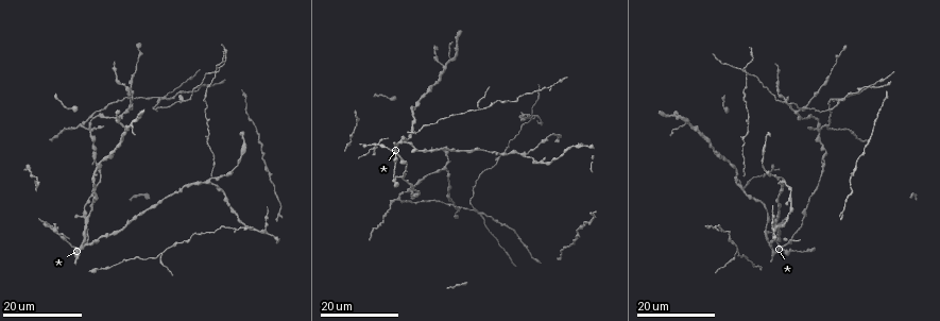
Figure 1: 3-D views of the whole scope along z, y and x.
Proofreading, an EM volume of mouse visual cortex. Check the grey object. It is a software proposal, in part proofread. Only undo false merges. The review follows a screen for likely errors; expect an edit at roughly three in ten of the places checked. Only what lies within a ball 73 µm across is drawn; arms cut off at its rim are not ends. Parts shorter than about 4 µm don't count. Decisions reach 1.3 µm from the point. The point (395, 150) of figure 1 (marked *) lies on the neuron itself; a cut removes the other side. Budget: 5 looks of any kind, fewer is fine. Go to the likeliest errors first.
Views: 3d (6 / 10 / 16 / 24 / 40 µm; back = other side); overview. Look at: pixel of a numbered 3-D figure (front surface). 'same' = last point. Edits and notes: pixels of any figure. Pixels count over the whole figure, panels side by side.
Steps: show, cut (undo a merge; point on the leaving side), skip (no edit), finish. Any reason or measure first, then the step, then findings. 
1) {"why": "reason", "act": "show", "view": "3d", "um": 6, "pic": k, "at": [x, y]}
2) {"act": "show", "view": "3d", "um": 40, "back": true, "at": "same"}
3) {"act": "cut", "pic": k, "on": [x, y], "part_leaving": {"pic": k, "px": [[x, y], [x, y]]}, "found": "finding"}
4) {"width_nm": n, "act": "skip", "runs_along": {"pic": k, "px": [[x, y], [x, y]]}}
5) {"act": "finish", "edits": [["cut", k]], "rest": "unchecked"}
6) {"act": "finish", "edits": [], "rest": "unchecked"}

{"why": "arms part here", "act": "show", "view": "3d", "um": 24, "pic": 1, "at": [479, 109]}

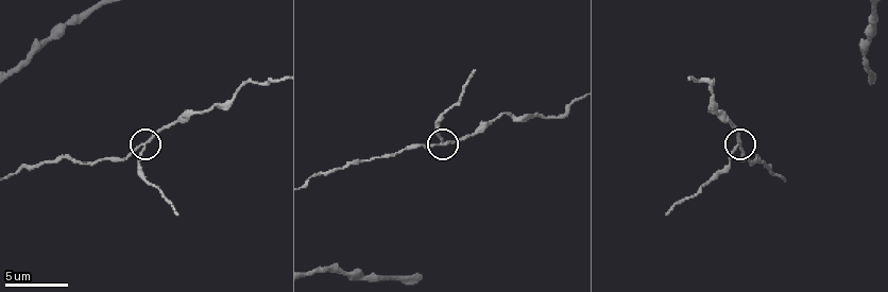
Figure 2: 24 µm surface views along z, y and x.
{"why": "zoom in", "act": "show", "view": "3d", "um": 10, "pic": 2, "at": [143, 143]}

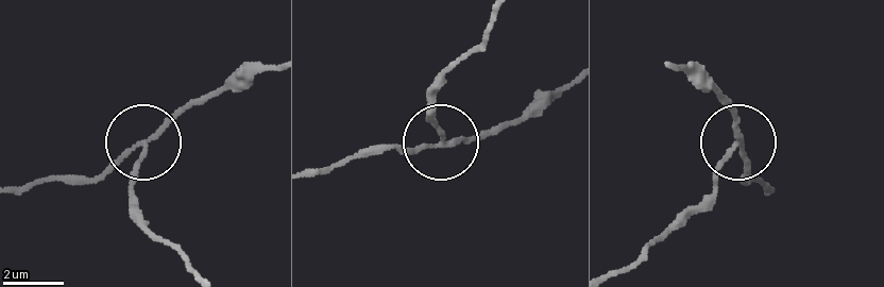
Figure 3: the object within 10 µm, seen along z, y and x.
{"width_nm": 140, "act": "cut", "pic": 3, "on": [130, 191], "part_leaving": {"pic": 3, "px": [[143, 153], [136, 206], [197, 273]]}, "found": "two neurons meet here"}

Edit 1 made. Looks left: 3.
{"why": "redraw", "act": "show", "view": "overview"}

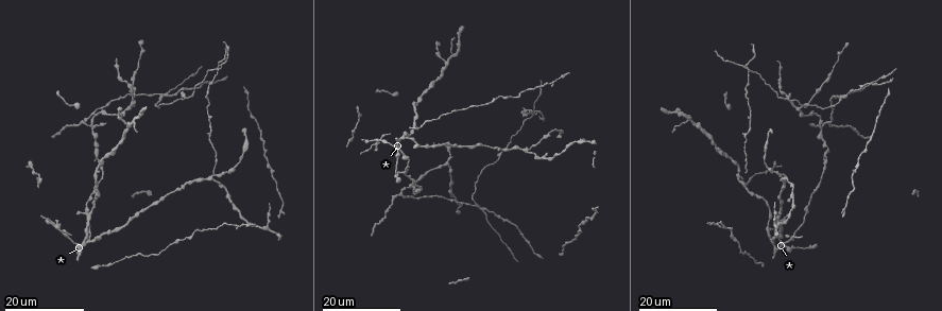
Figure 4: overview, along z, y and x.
{"why": "four-way junction", "act": "show", "view": "3d", "um": 16, "pic": 4, "at": [90, 127]}

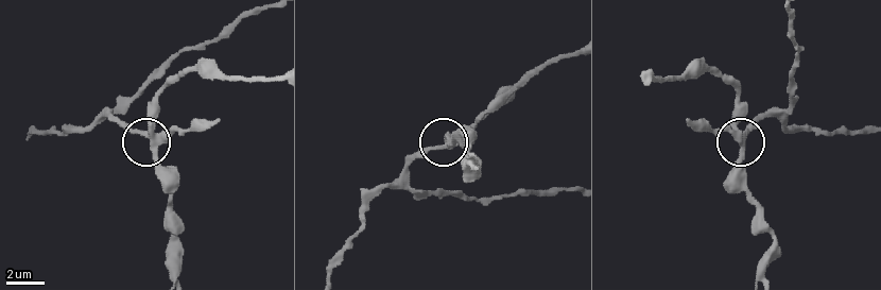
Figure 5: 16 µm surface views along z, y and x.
{"act": "show", "view": "3d", "um": 6, "pic": 5, "at": [150, 133]}

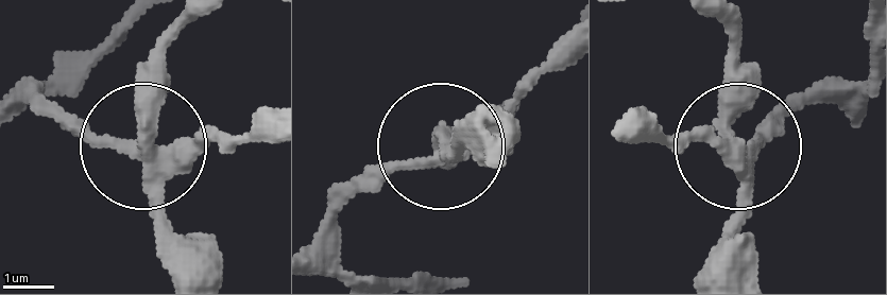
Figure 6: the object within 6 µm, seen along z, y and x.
{"arms": 4, "act": "cut", "pic": 6, "on": [214, 140], "part_leaving": {"pic": 6, "px": [[150, 162], [90, 145], [39, 99], [65, 77]]}, "found": "two neurons meet here"}

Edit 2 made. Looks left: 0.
{"act": "finish", "edits": [["cut", 3], ["cut", 6]], "rest": "unchecked"}

